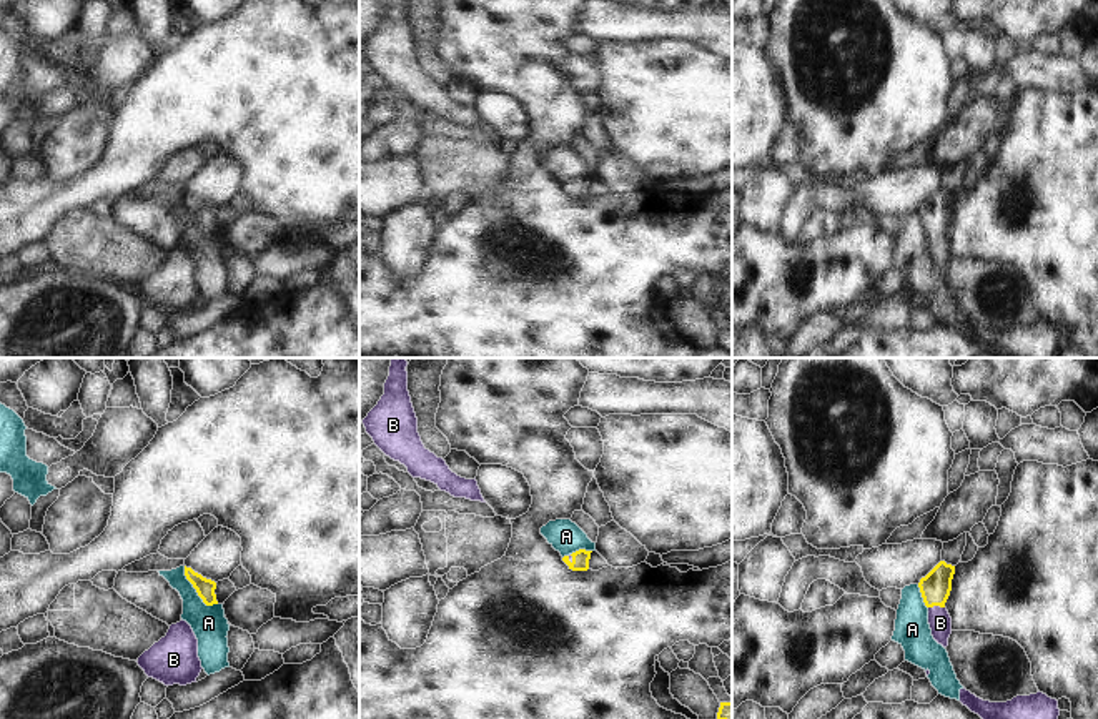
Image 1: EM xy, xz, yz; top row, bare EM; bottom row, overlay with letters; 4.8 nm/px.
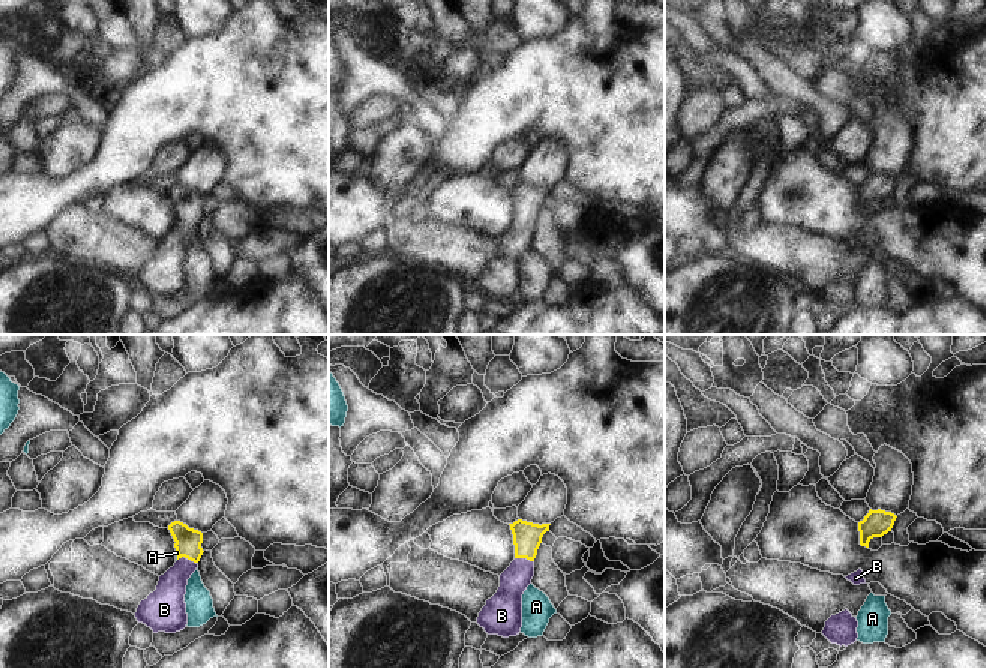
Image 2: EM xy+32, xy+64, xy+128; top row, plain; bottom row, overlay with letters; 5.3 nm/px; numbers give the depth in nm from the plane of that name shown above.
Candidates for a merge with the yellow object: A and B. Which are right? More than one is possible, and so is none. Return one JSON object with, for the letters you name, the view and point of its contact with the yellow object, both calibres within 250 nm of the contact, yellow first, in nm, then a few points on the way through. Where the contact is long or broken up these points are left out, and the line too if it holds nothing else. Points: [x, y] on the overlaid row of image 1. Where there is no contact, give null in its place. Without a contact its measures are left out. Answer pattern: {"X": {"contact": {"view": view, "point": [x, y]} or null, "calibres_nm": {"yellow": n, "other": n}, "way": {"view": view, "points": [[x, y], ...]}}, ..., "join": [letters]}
{"B": {"contact": {"view": "yz", "point": [935, 604]}, "calibres_nm": {"yellow": 150, "other": 110}, "way": {"view": "yz", "points": [[935, 586], [935, 604], [940, 623]]}}, "join": ["B"]}

